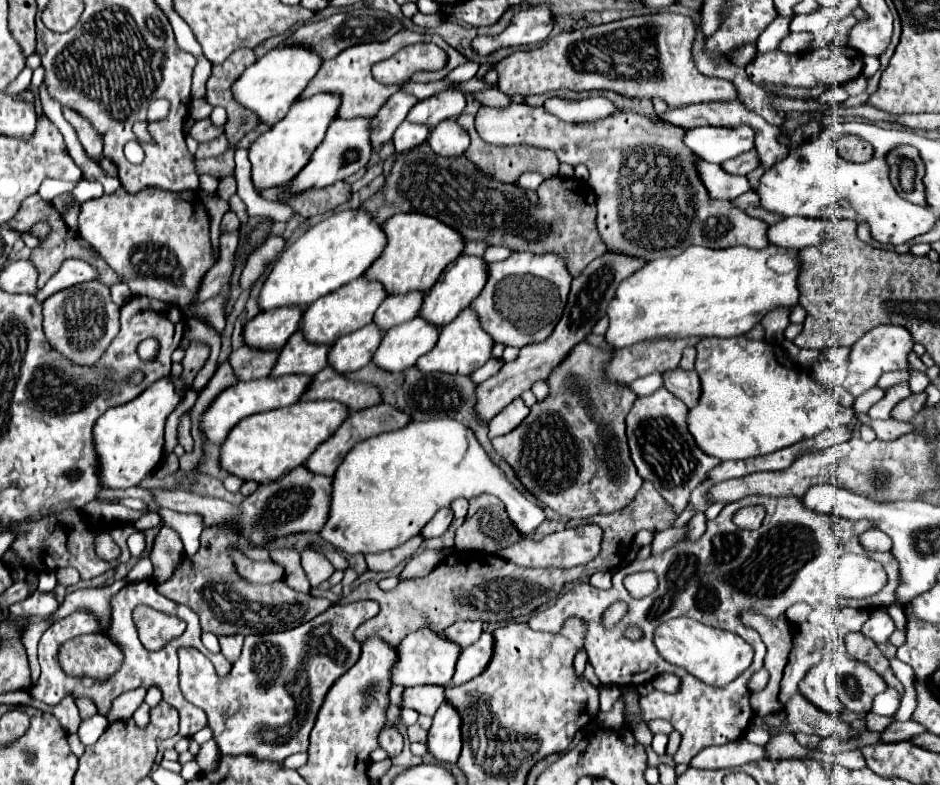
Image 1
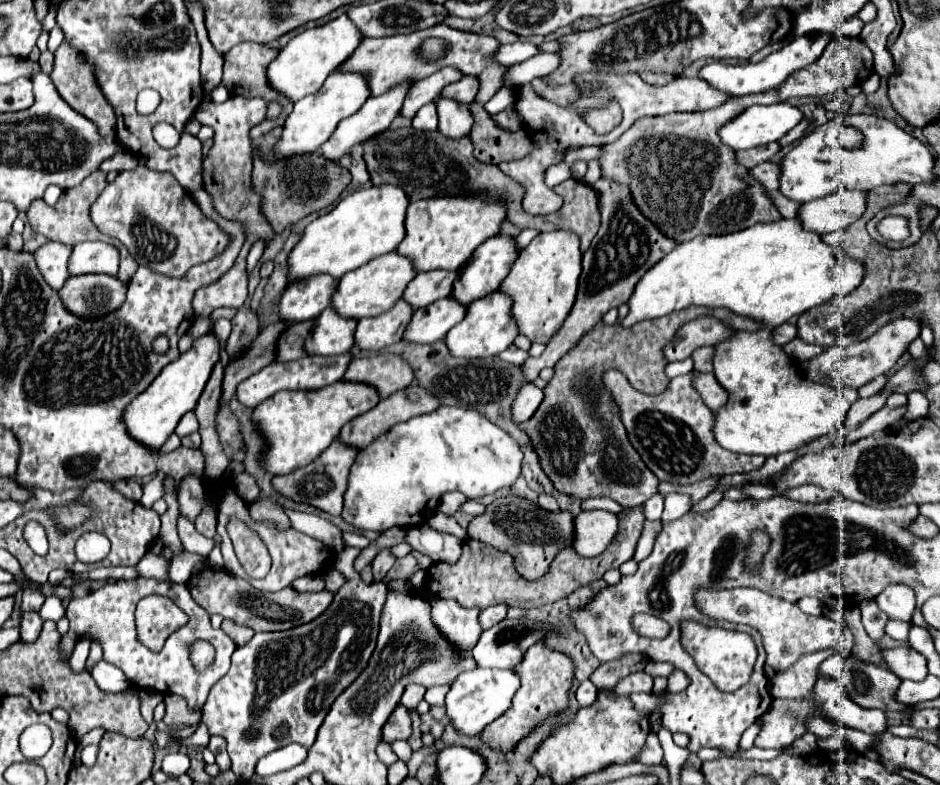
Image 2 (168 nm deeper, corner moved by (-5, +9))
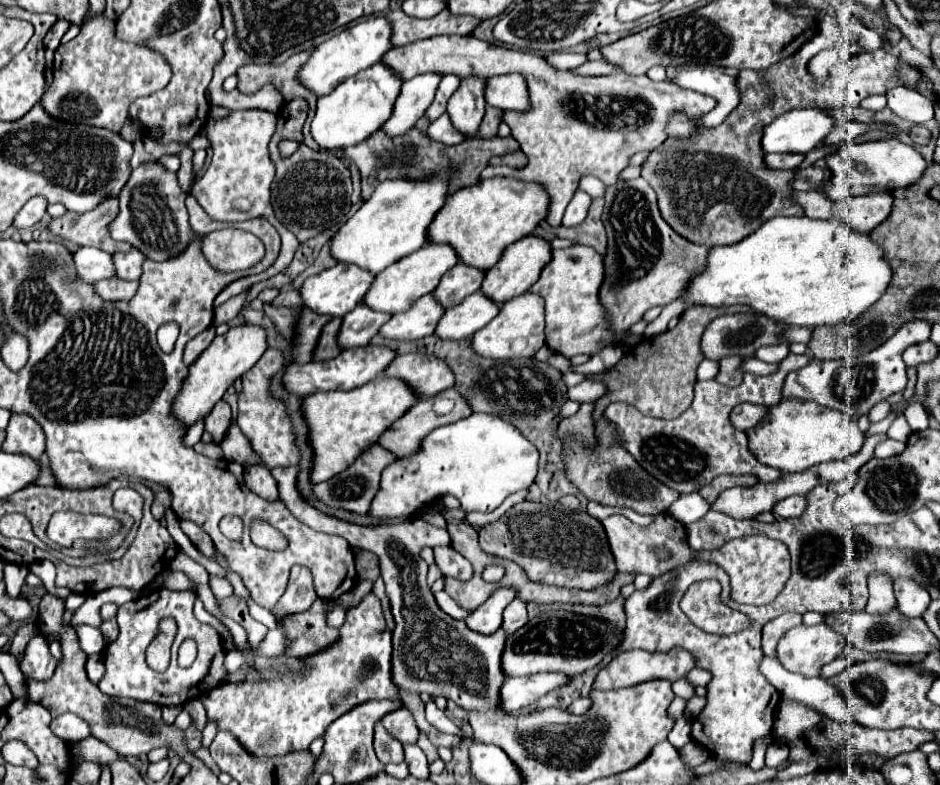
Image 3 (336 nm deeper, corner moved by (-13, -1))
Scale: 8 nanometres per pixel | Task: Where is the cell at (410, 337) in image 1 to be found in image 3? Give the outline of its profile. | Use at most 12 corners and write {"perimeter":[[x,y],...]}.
{"perimeter":[[483,291],[445,311],[435,335],[463,339],[485,327],[499,305]]}

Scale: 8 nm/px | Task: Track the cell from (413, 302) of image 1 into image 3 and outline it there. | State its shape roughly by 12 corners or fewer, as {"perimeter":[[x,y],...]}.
{"perimeter":[[457,263],[433,295],[445,309],[459,305],[483,283],[483,271]]}

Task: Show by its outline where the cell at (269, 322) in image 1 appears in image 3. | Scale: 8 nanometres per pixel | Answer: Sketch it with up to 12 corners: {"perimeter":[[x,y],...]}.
{"perimeter":[[337,263],[307,277],[305,307],[343,317],[375,275]]}

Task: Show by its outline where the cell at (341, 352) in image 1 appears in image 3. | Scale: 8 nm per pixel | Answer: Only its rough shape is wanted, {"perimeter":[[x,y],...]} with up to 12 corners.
{"perimeter":[[427,293],[379,333],[399,341],[435,331],[443,305]]}

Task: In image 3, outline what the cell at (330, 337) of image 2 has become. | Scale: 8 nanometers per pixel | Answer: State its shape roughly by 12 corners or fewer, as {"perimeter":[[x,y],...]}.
{"perimeter":[[359,303],[343,317],[343,349],[367,345],[393,315]]}

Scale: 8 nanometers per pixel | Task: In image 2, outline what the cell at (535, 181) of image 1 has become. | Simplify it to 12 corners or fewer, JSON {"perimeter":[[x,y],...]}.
{"perimeter":[[565,163],[545,169],[545,183],[559,185],[571,175]]}

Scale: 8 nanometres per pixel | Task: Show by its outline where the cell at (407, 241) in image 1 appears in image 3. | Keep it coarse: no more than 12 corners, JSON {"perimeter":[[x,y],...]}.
{"perimeter":[[481,179],[447,199],[429,241],[487,271],[547,219],[541,183]]}

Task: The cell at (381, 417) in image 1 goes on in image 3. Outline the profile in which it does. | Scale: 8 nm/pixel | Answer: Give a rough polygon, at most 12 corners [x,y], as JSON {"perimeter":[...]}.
{"perimeter":[[455,389],[449,413],[433,411],[435,397],[423,399],[383,433],[385,445],[397,457],[421,449],[423,439],[441,425],[473,413]]}

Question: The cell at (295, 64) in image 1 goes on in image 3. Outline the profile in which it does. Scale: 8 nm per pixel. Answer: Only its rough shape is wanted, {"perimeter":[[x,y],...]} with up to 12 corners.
{"perimeter":[[387,17],[355,21],[301,67],[317,97],[379,63],[391,45]]}

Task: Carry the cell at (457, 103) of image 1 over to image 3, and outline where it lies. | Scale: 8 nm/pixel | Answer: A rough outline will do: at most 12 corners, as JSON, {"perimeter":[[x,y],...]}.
{"perimeter":[[523,75],[487,79],[487,105],[511,111],[531,107]]}

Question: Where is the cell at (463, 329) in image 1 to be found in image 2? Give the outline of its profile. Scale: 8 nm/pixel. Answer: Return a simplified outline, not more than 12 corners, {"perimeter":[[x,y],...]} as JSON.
{"perimeter":[[499,291],[473,301],[449,329],[453,357],[505,351],[517,337],[511,297]]}

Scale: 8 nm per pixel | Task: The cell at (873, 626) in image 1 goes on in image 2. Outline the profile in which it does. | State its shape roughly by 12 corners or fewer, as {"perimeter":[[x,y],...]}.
{"perimeter":[[889,585],[875,597],[893,621],[911,621],[913,589]]}

